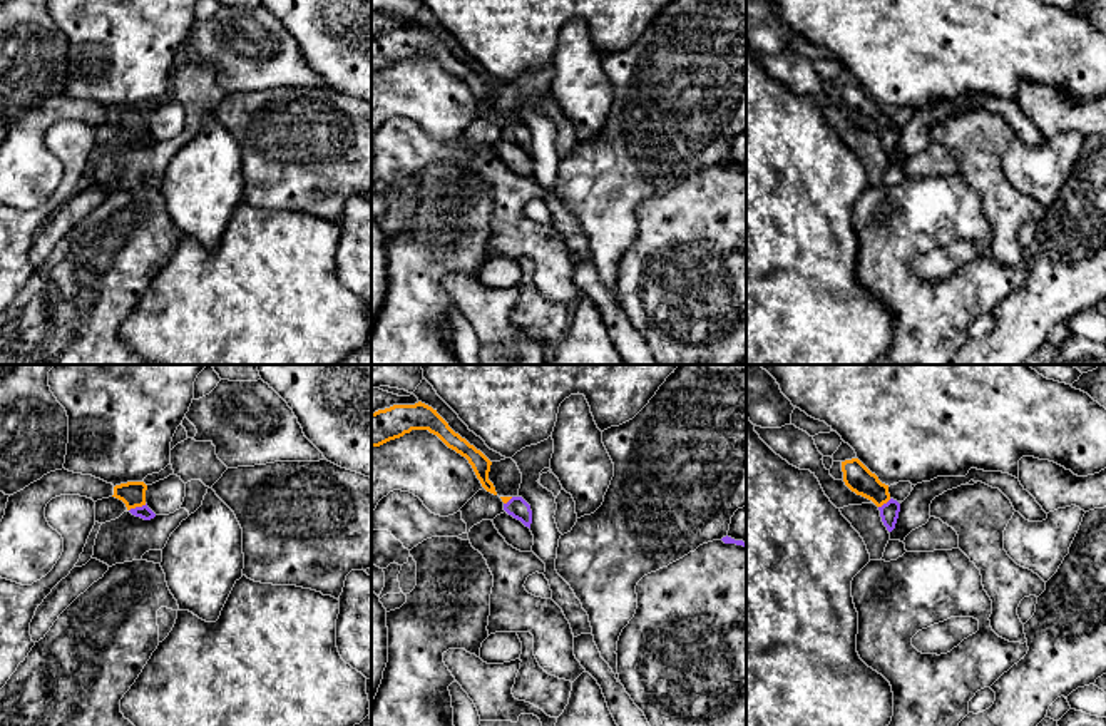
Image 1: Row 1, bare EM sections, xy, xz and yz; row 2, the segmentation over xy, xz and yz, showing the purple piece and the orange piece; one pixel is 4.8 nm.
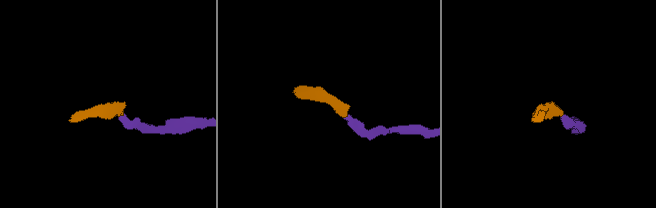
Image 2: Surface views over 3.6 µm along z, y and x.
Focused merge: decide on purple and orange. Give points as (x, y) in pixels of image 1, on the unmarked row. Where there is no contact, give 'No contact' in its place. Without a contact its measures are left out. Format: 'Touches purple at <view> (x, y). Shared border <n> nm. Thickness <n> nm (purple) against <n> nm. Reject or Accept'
Touches purple at xy (138, 132). Shared border 90 nm. Thickness 70 nm (purple) against 120 nm. Accept

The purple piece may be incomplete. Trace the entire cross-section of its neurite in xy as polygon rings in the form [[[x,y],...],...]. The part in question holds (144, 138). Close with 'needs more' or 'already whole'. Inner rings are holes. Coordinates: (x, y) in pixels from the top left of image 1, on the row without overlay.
[[[127,107],[115,110],[112,122],[122,125],[132,141],[151,146],[156,139],[146,129],[146,115],[144,107]]] | needs more

